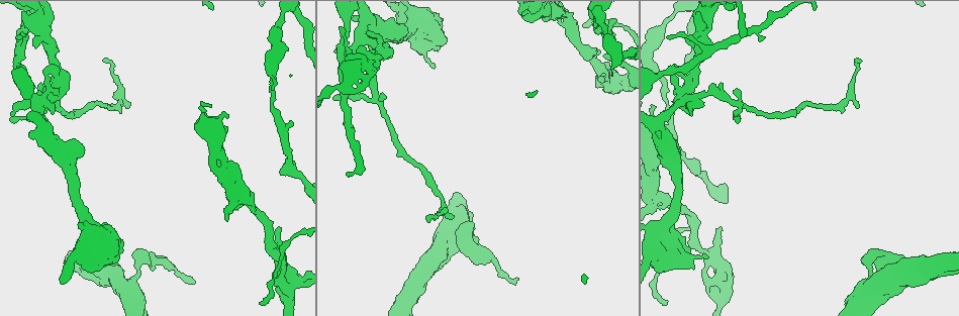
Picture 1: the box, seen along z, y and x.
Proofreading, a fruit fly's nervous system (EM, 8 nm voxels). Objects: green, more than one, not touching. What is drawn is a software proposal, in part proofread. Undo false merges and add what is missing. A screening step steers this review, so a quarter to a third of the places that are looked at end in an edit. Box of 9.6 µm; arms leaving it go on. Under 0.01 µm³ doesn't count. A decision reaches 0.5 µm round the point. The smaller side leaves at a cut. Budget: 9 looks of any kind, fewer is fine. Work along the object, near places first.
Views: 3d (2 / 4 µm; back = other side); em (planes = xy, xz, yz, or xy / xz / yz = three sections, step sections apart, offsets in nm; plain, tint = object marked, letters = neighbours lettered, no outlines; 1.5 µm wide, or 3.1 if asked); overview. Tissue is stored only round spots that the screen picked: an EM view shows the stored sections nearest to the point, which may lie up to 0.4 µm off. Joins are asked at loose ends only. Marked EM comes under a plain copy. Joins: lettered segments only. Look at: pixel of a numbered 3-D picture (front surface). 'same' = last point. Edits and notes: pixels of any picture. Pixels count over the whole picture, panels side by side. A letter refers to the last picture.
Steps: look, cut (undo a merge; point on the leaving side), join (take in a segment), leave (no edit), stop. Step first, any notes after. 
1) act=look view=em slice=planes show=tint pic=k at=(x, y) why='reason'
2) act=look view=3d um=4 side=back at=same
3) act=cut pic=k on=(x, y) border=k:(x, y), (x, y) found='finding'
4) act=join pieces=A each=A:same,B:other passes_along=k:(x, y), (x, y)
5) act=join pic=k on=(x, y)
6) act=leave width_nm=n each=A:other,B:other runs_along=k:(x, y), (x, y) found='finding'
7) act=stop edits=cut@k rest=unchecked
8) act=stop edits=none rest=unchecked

act=look view=em slice=xz step=8 show=tint pic=1 at=(516, 278) why='long arm stops here'

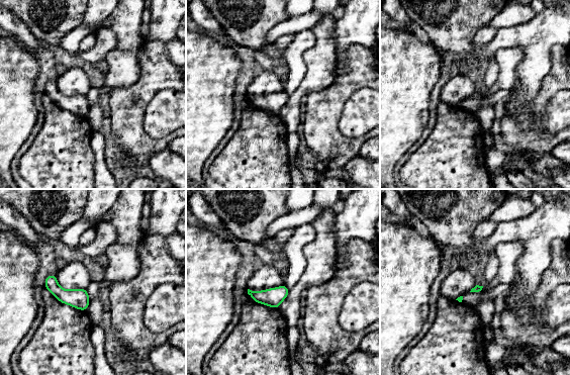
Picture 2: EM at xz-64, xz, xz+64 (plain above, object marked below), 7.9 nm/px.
act=look view=em slice=planes show=letters at=same

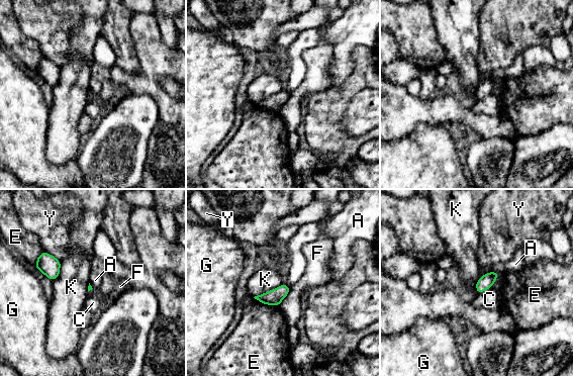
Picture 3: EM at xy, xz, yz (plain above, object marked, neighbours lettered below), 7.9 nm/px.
act=leave each=A:other,C:other,E:other,F:other,G:other,K:other,Y:other border=3:(283, 283), (254, 297) found='none of them fits'

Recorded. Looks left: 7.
act=look view=em um=3.1 slice=yz step=16 show=tint pic=1 at=(131, 280) why='small branch off a trunk'

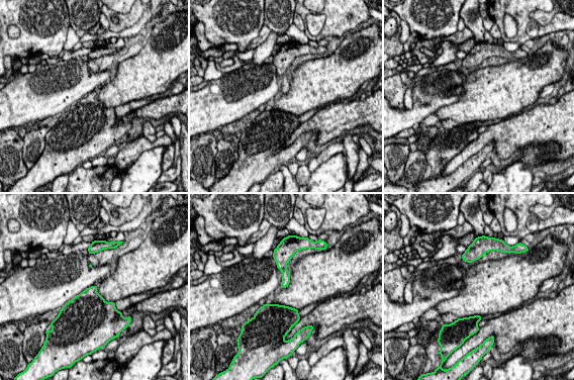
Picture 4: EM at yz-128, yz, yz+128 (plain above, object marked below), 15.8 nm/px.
act=look view=em um=3.1 slice=planes show=letters at=same

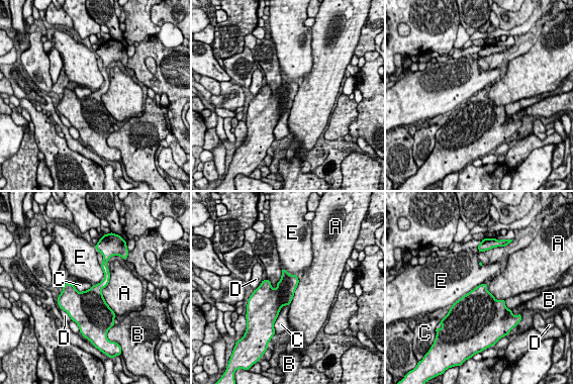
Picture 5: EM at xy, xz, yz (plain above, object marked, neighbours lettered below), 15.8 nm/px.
act=leave each=A:other,B:other,C:other,D:other,E:other border=5:(282, 269), (280, 280), (273, 289) found='all the same neuron'

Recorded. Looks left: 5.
act=look view=3d um=4 pic=1 at=(582, 24) why='thin end'

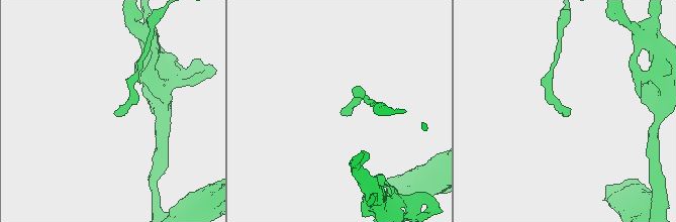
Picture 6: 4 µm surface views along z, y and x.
act=look view=em slice=planes show=tint pic=6 at=(565, 114)

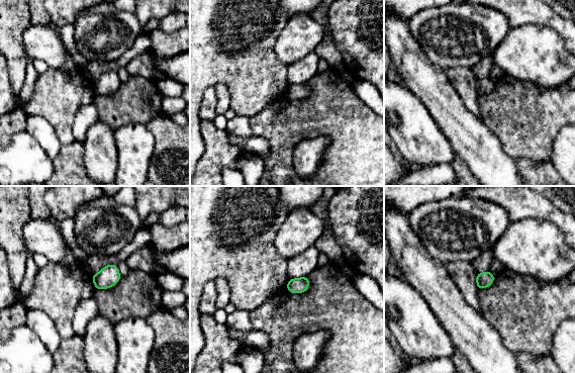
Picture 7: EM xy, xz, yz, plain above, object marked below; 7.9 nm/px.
act=look view=em slice=planes show=letters at=same

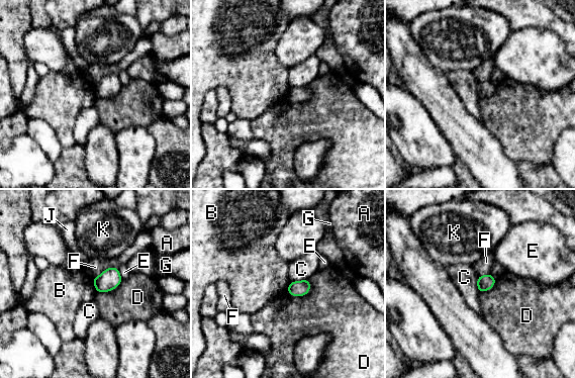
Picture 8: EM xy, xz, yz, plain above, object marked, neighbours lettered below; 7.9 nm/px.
act=leave longest_contact=F:220nm each=A:other,B:other,C:other,D:other,E:other,F:other,G:other,J:other,K:other found='none of them fits'

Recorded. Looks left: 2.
act=stop edits=none rest=unchecked

